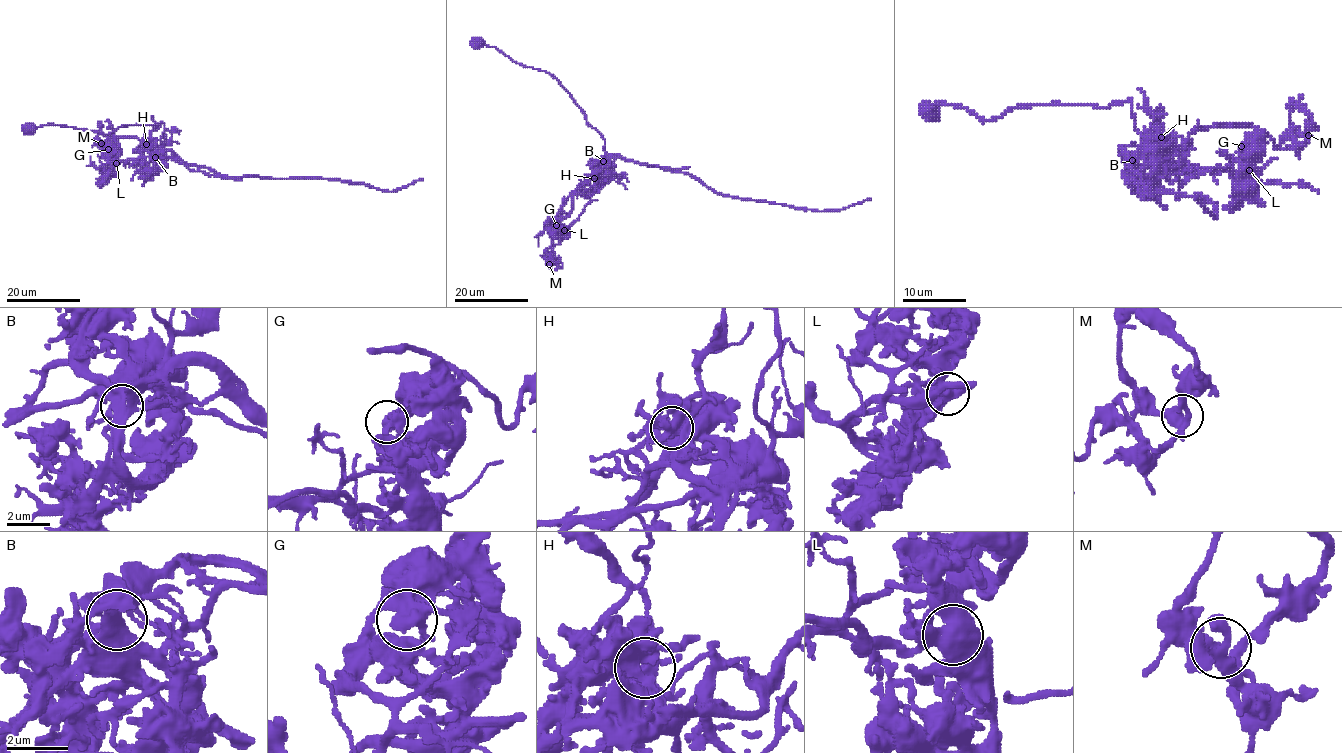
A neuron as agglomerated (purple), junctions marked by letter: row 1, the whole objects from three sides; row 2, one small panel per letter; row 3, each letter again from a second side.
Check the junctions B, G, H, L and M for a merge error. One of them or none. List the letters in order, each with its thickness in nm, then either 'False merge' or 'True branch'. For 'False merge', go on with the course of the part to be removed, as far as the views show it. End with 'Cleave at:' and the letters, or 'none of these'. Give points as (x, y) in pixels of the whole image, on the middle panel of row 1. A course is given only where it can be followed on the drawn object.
B: Thickness 440 nm. False merge. Course of the part to remove: (603, 162), (611, 170), (613, 162), (604, 150), (605, 140), (554, 78), (516, 63), (480, 39), (471, 41)
G: Thickness 440 nm. True branch
H: Thickness 420 nm. True branch
L: Thickness 460 nm. True branch
M: Thickness 400 nm. True branch
Cleave at: B

